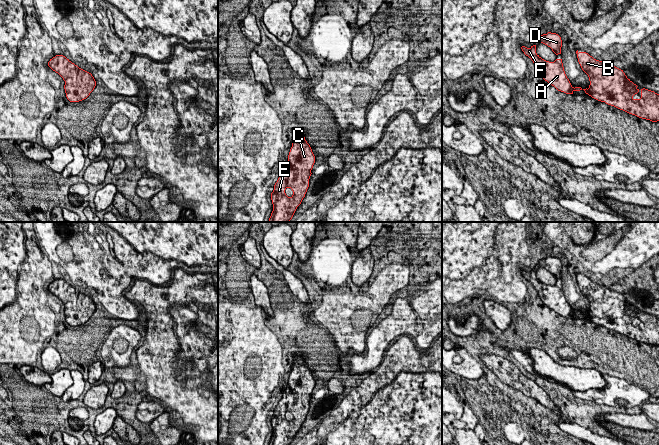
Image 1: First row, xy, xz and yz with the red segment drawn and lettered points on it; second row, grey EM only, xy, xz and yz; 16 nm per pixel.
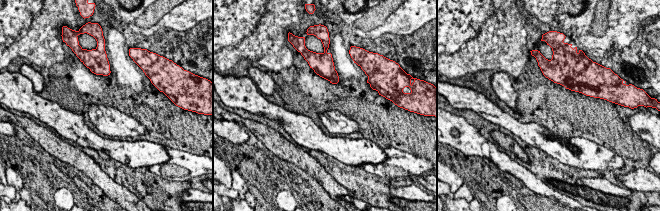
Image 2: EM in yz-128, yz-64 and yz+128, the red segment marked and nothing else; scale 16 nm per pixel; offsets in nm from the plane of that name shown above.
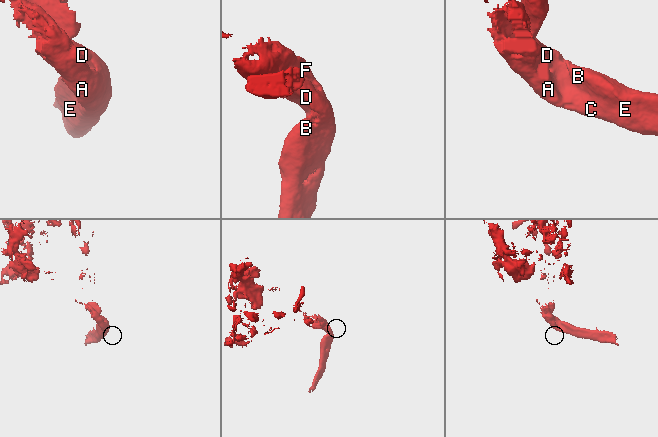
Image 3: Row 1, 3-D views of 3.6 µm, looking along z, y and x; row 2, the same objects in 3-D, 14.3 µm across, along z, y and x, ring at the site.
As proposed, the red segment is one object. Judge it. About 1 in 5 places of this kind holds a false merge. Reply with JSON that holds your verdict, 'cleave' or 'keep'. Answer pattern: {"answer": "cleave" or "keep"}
{"answer": "keep"}

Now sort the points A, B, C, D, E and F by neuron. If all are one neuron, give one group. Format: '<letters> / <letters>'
A B C D E F

